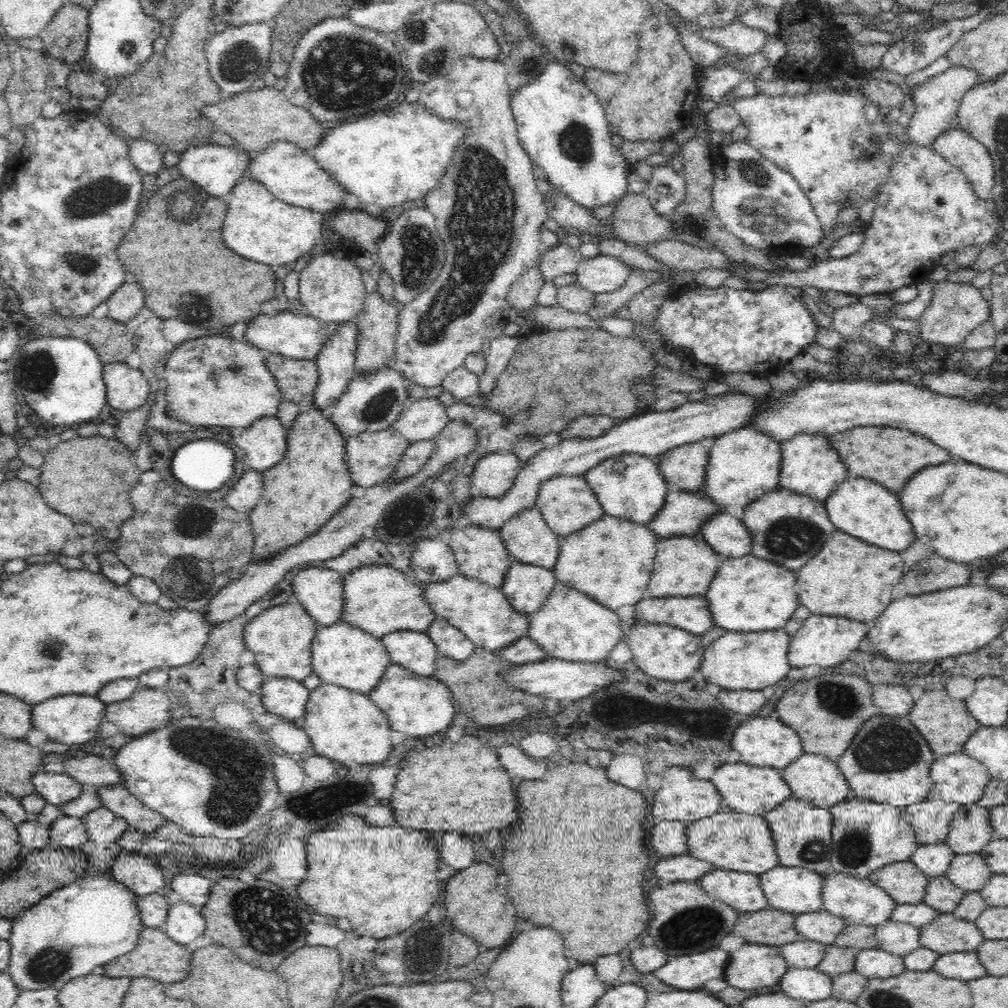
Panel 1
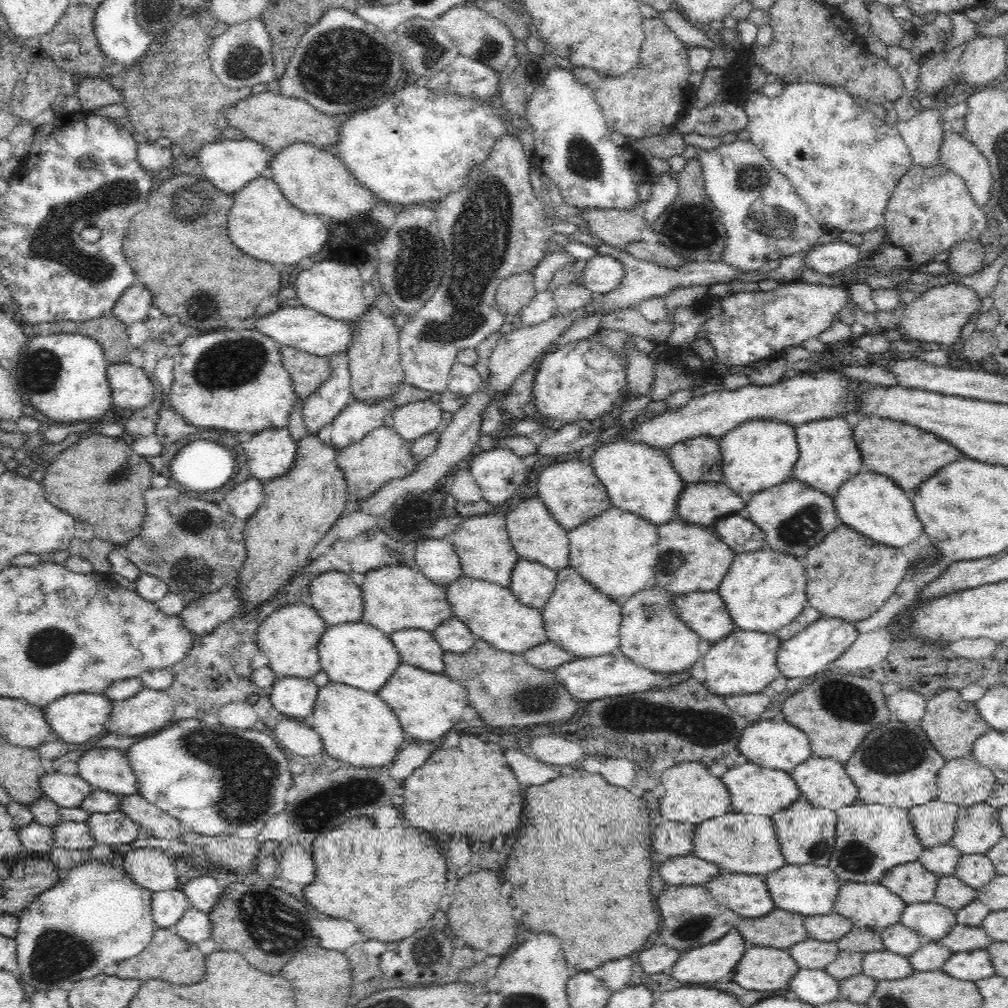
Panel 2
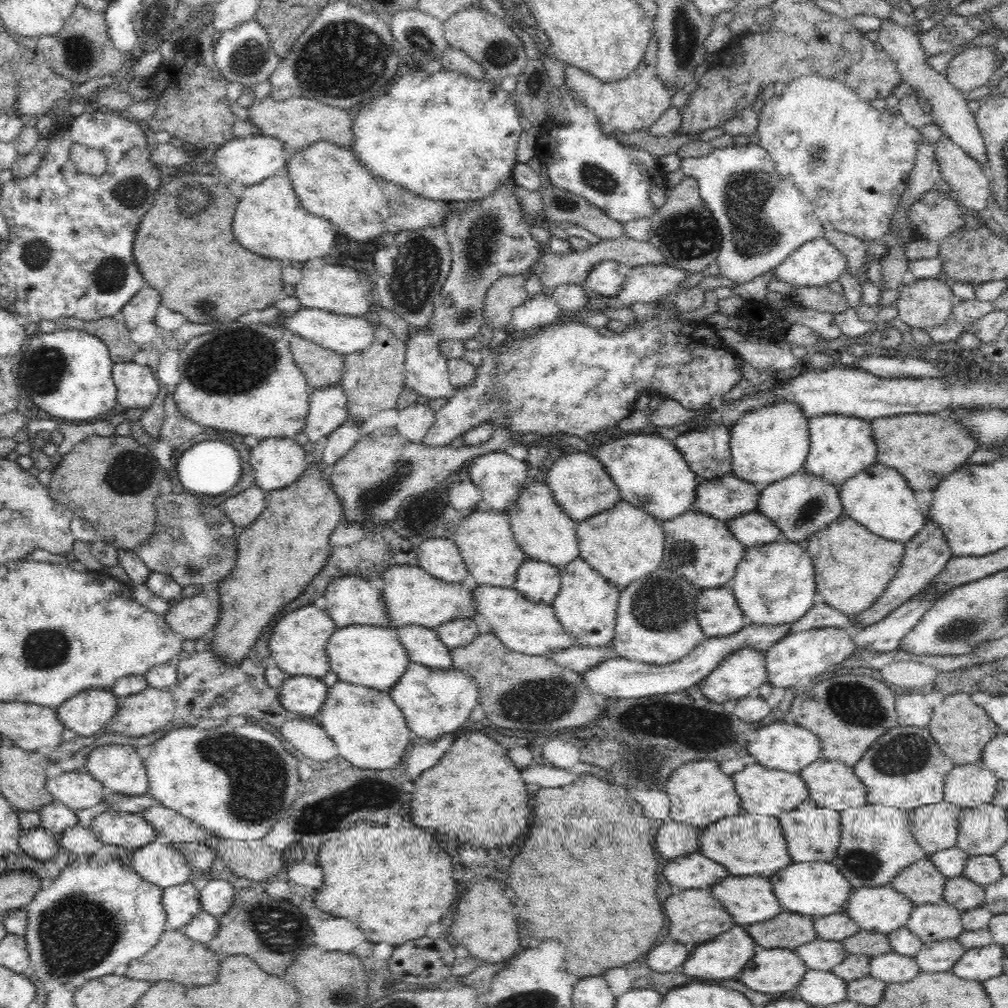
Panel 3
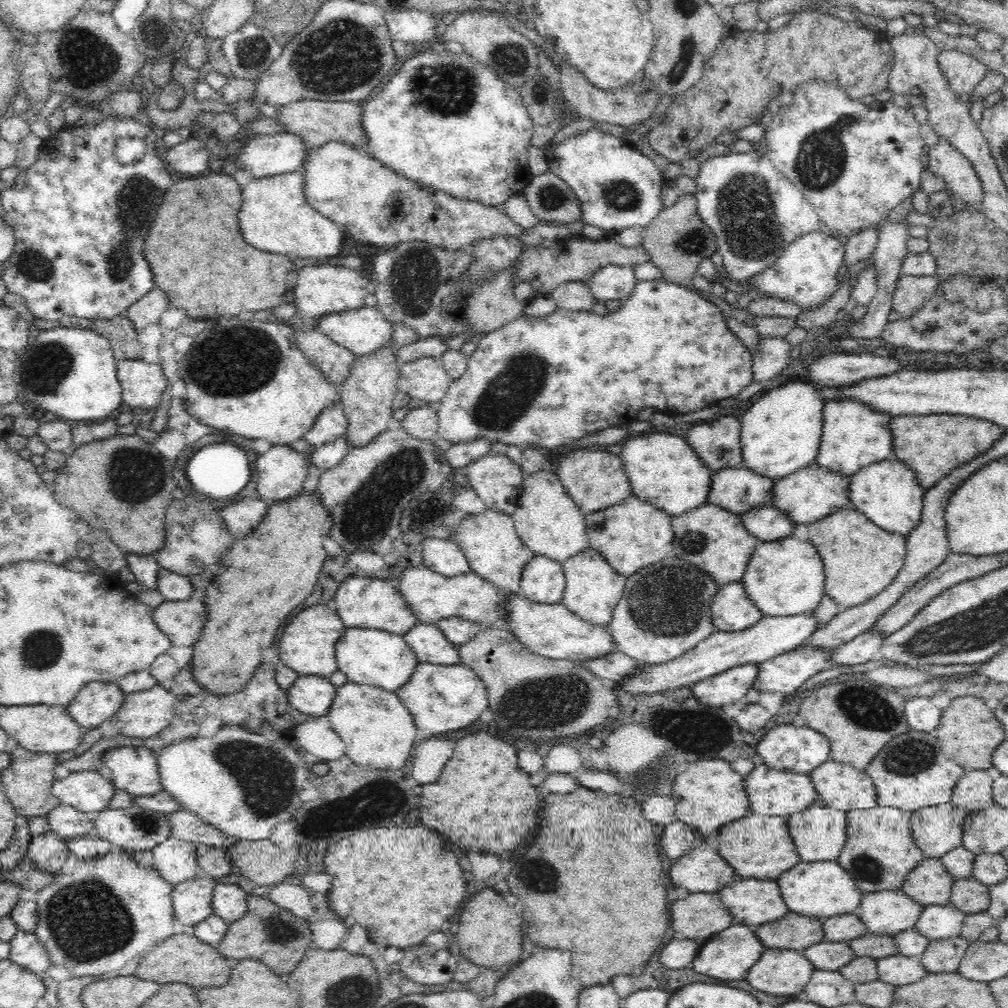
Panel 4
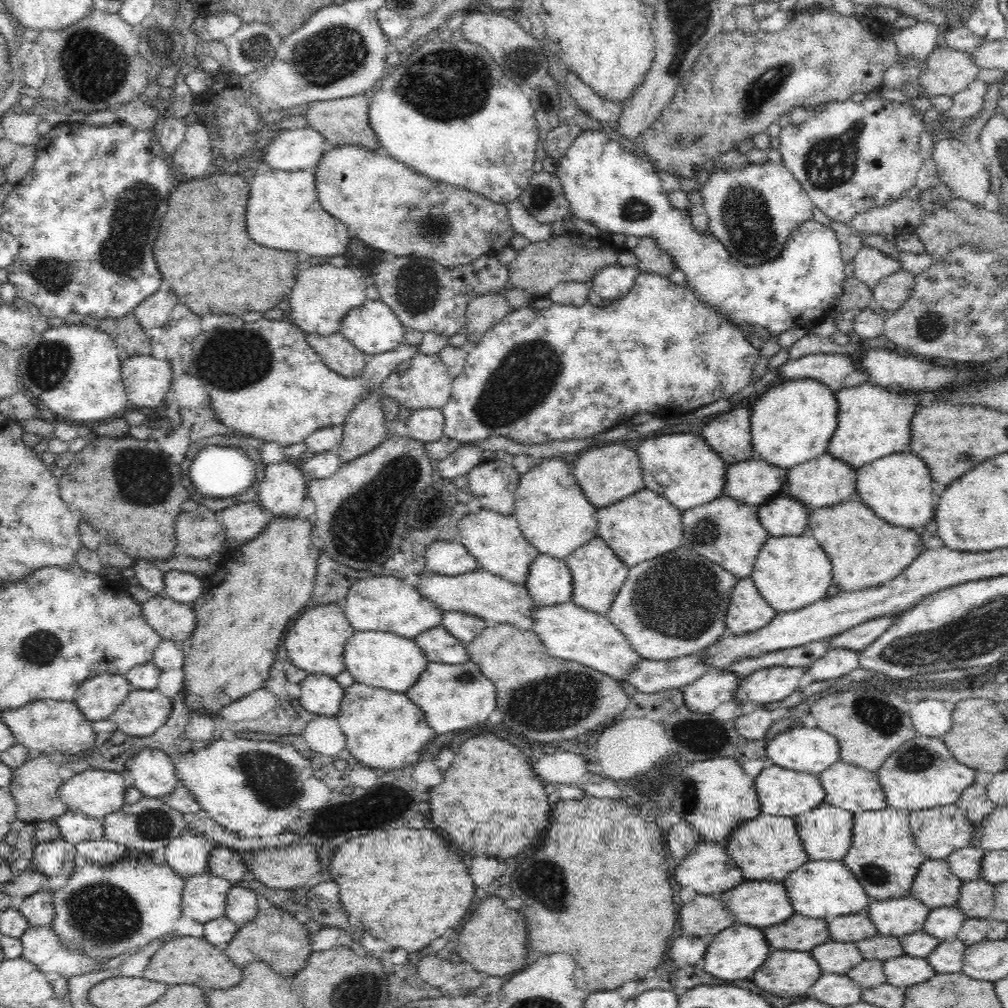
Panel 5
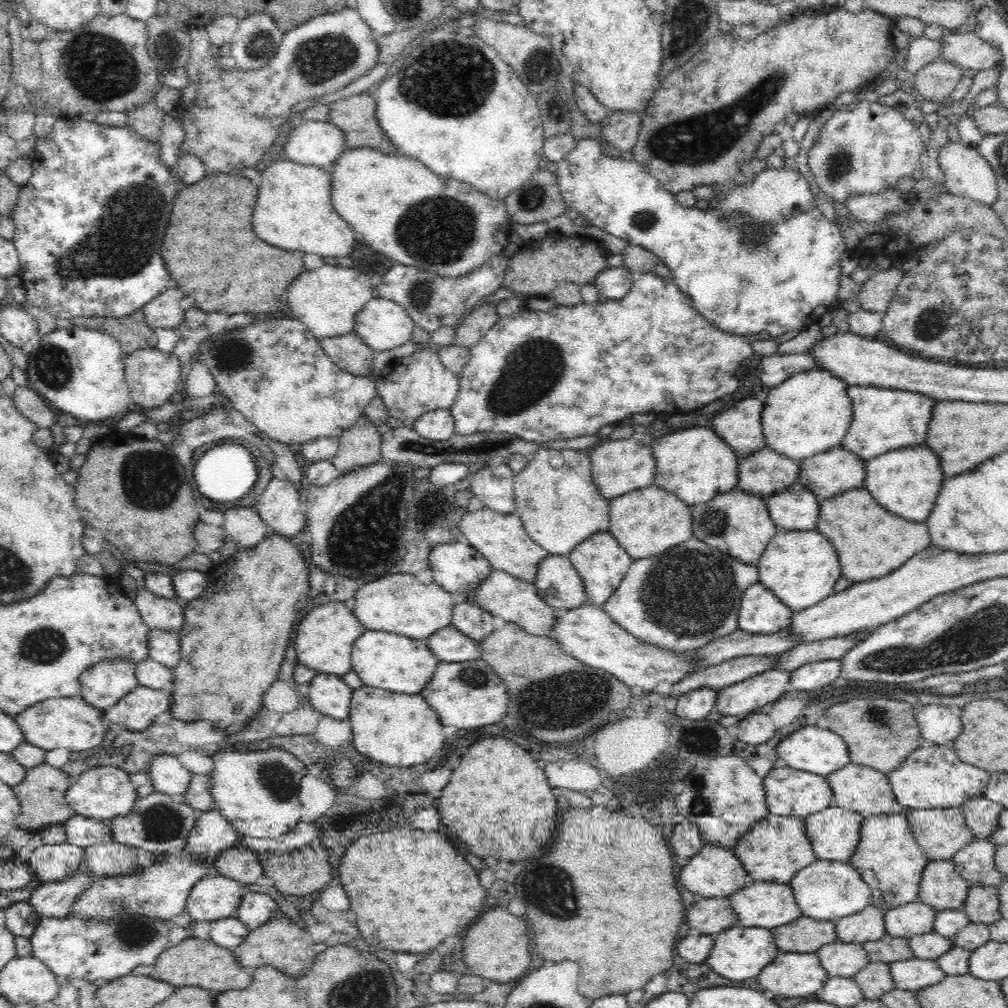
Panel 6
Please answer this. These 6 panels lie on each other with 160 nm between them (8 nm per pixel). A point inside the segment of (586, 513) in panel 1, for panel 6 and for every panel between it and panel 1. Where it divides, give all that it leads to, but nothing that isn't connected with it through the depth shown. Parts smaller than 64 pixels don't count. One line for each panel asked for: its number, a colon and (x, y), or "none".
2: (571, 491)
3: (579, 483)
4: (596, 479)
5: (606, 475)
6: (618, 466)

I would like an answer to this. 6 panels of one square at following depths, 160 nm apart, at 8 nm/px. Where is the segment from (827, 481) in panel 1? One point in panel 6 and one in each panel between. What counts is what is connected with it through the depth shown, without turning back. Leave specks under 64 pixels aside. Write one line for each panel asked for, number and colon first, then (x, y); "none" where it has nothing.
2: (829, 457)
3: (841, 446)
4: (853, 436)
5: (873, 421)
6: (884, 420)

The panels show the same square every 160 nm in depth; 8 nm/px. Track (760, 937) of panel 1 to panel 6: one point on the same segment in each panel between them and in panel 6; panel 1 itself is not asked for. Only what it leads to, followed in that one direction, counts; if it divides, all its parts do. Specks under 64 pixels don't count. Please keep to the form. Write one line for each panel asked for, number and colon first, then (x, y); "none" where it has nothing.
2: (781, 929)
3: (787, 930)
4: (797, 932)
5: (801, 933)
6: (805, 935)

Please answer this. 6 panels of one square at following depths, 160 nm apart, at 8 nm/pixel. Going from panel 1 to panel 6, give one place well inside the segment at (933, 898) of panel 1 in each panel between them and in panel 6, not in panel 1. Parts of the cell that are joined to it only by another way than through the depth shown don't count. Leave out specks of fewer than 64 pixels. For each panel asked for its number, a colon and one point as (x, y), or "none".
2: (951, 892)
3: (959, 892)
4: (969, 895)
5: (976, 897)
6: (981, 905)

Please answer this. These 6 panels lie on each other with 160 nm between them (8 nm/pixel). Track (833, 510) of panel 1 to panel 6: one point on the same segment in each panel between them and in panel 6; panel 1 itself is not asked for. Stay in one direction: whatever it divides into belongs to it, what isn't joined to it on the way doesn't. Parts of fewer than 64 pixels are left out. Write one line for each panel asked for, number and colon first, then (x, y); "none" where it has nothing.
2: (873, 504)
3: (879, 497)
4: (888, 493)
5: (898, 488)
6: (906, 482)

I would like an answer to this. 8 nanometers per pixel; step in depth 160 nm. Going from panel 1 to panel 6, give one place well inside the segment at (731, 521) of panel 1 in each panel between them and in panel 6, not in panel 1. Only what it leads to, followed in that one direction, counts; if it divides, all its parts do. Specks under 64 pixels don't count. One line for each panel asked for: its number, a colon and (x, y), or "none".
2: (737, 530)
3: (752, 529)
4: (767, 523)
5: (781, 516)
6: (797, 508)

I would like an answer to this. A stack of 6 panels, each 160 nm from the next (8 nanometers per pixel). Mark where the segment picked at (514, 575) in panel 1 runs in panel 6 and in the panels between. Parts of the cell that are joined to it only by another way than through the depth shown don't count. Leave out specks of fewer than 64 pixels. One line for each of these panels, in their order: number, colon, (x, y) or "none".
2: (532, 583)
3: (539, 582)
4: (543, 580)
5: (549, 582)
6: (558, 583)

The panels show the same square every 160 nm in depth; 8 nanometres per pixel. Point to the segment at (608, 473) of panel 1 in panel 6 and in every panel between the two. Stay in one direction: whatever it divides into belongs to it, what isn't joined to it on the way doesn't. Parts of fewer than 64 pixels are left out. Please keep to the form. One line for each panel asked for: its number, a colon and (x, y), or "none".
2: (640, 479)
3: (650, 473)
4: (663, 469)
5: (698, 474)
6: (700, 464)

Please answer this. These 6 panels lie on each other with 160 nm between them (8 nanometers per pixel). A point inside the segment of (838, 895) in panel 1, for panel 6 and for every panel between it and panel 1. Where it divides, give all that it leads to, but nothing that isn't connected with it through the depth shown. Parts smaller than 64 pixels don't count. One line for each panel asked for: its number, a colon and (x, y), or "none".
2: (869, 905)
3: (883, 909)
4: (888, 912)
5: (897, 917)
6: (907, 920)

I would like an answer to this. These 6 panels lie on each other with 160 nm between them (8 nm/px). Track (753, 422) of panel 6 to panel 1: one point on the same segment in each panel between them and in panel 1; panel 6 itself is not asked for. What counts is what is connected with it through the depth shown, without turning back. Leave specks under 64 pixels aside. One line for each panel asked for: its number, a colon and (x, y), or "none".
1: (683, 468)
2: (699, 459)
3: (706, 450)
4: (716, 443)
5: (729, 435)

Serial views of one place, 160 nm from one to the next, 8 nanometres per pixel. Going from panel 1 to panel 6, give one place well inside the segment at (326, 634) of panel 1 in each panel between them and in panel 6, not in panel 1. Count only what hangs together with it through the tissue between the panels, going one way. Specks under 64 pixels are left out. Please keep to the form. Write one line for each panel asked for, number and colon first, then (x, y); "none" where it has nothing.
2: (357, 654)
3: (371, 656)
4: (369, 656)
5: (379, 659)
6: (381, 659)

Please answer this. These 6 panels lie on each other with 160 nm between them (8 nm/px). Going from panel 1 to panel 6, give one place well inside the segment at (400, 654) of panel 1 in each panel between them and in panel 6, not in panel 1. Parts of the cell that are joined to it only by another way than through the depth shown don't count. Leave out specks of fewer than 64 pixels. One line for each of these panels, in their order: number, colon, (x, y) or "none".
2: (418, 647)
3: (423, 645)
4: (428, 642)
5: (439, 646)
6: (448, 644)

